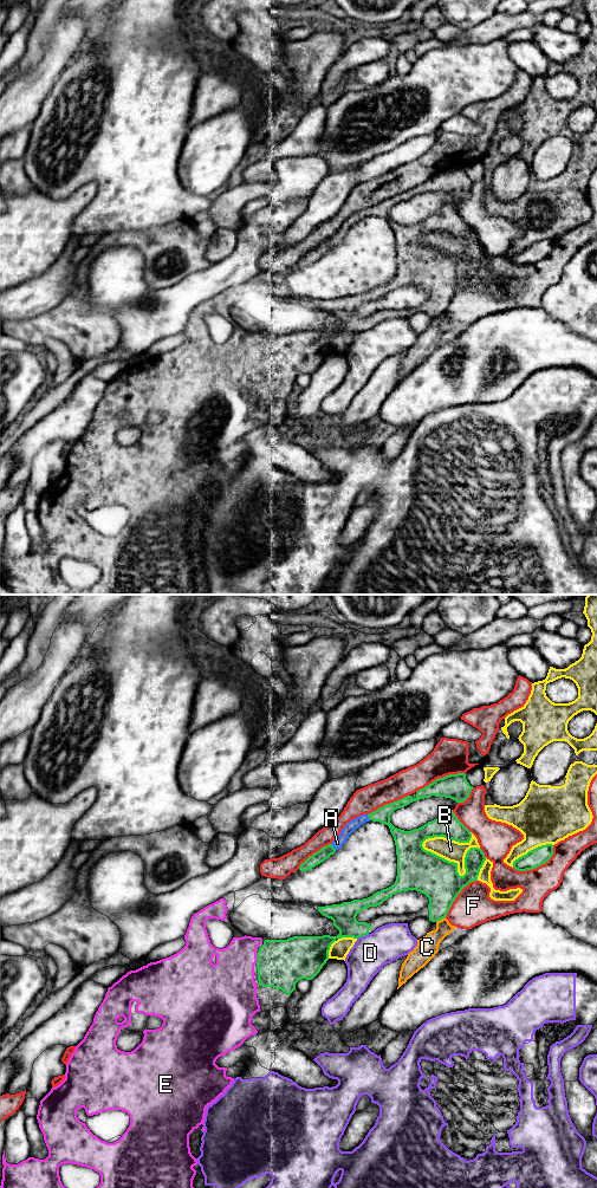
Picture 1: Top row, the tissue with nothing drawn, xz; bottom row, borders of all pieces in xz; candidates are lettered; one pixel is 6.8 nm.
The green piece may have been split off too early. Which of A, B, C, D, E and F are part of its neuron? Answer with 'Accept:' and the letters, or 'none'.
Accept: A, E

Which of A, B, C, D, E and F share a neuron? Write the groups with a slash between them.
A E / B / C / D / F

